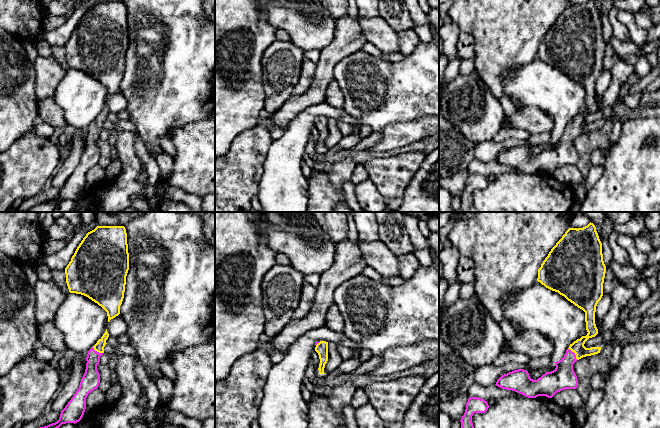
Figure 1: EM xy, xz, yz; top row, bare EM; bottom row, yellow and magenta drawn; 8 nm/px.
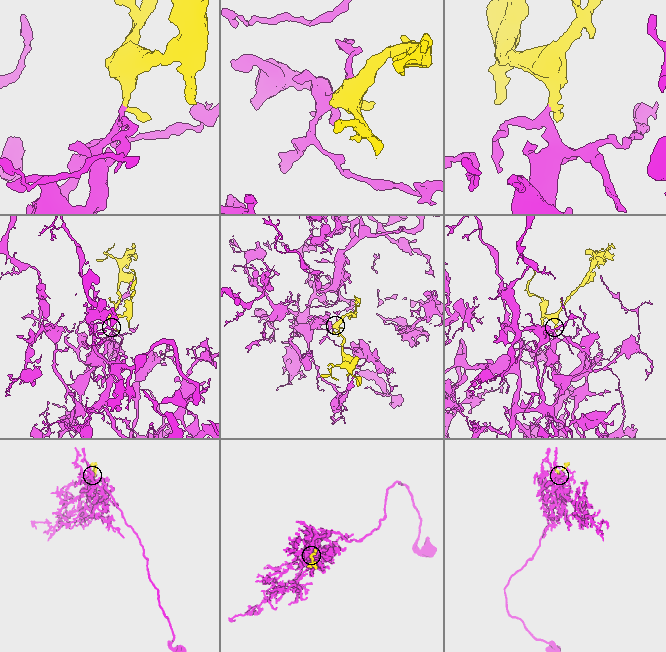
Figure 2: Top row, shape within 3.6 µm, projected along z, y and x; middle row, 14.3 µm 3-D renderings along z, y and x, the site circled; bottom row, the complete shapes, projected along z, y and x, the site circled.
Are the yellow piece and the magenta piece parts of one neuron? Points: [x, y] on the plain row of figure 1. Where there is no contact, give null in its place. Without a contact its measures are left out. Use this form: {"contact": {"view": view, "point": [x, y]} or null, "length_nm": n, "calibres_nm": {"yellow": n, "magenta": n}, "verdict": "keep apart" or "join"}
{"contact": {"view": "yz", "point": [574, 128]}, "length_nm": 120, "calibres_nm": {"yellow": 100, "magenta": 190}, "verdict": "join"}

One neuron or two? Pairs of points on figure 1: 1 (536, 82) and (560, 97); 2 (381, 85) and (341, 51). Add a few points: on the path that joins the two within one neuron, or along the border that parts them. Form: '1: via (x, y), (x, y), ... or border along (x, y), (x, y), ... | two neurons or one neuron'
1: via (542, 86), (554, 92) | one neuron
2: border along (360, 49), (343, 57), (335, 65), (333, 75) | two neurons

